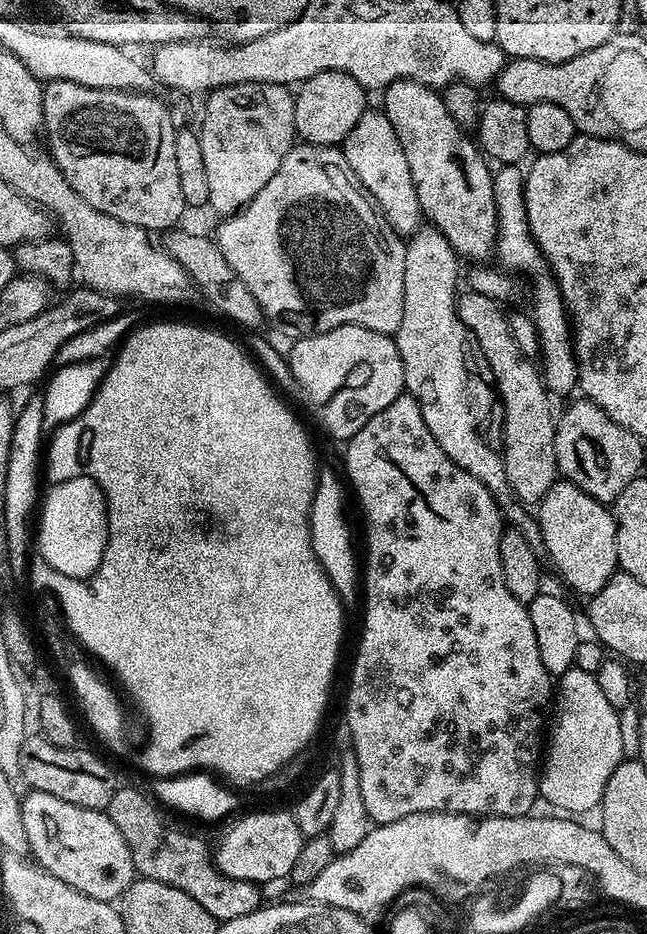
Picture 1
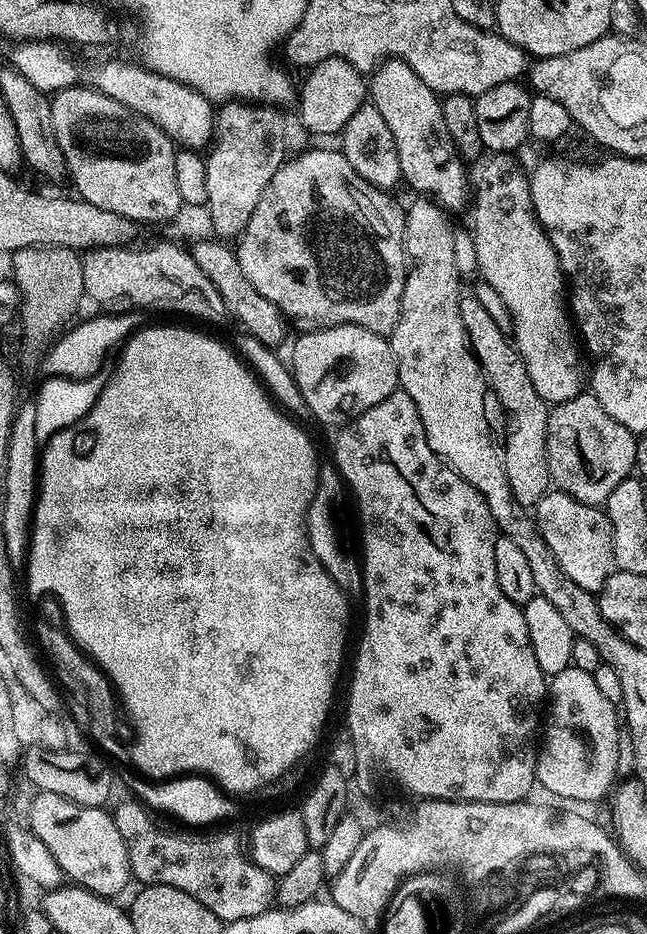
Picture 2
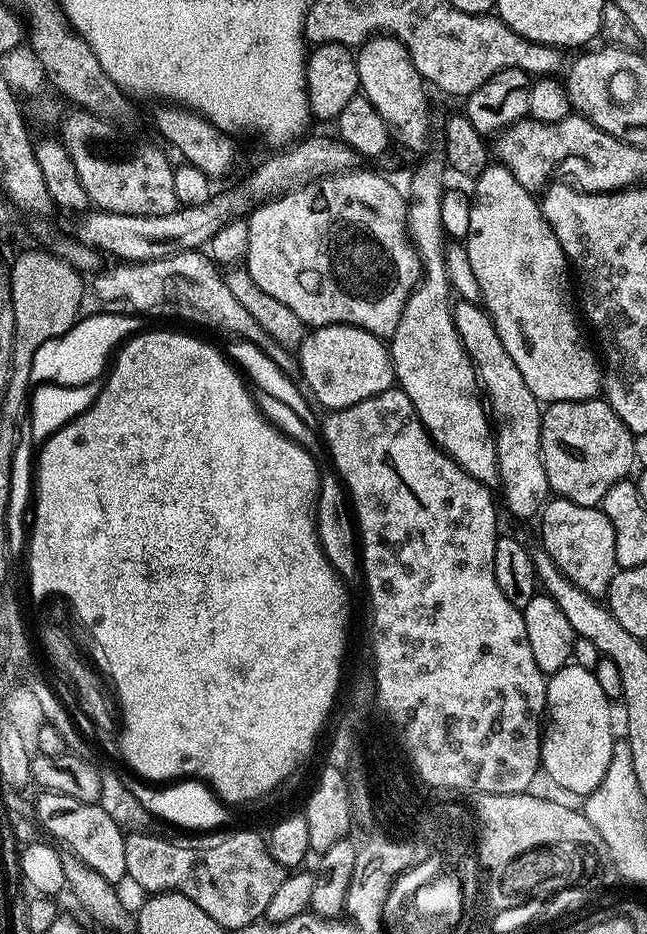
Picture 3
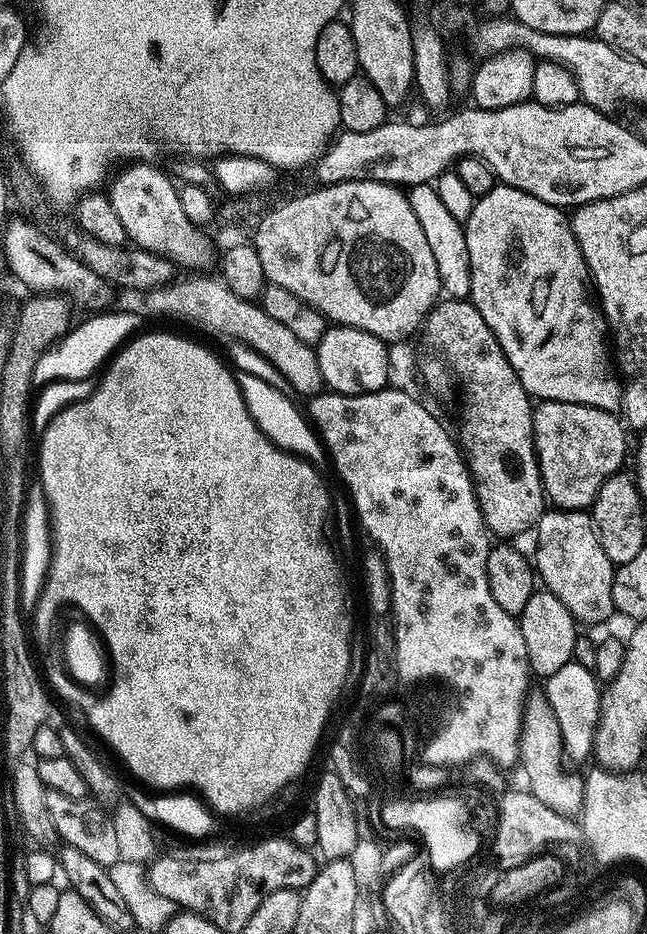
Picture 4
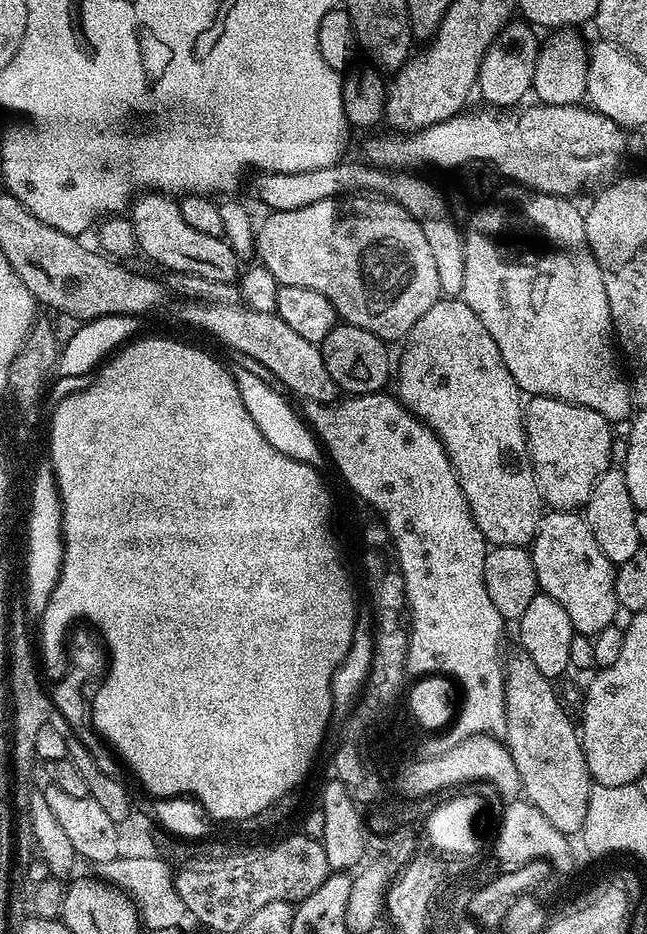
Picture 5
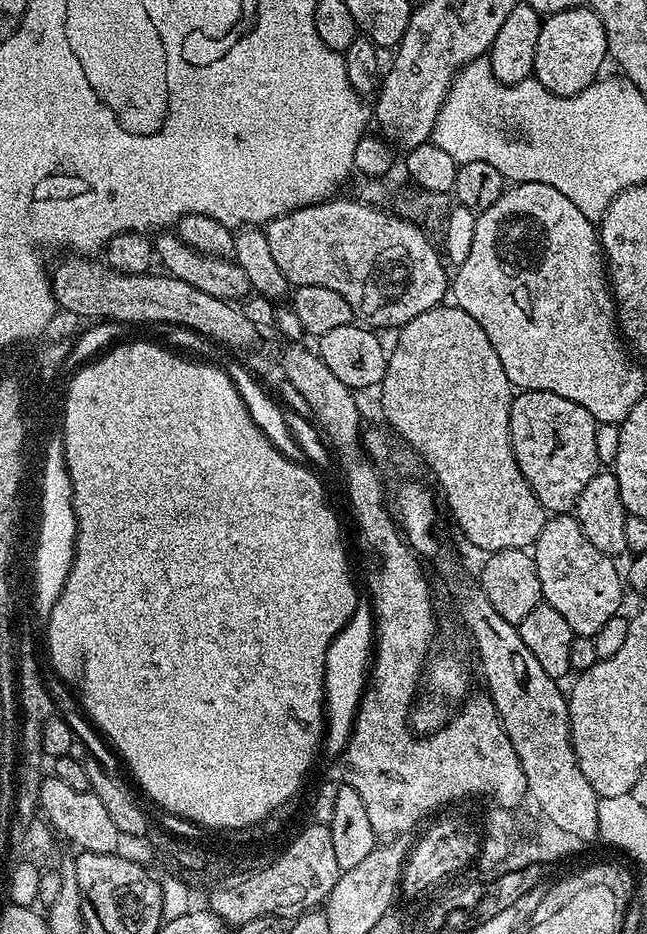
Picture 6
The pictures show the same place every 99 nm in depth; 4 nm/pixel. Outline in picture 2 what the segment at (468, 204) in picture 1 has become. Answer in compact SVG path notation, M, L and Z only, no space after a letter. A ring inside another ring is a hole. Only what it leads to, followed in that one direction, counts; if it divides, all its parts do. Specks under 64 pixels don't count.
M389 58L379 65L371 73L370 76L370 102L378 110L378 114L382 114L382 119L386 122L386 126L390 129L390 134L394 134L394 146L398 146L398 162L400 163L400 175L403 183L409 184L416 191L416 194L423 194L425 197L431 198L445 210L453 210L452 208L460 208L464 203L467 205L470 200L470 188L468 192L468 176L464 173L466 167L465 161L456 155L456 148L452 144L450 133L446 131L446 118L442 118L442 100L441 97L430 86L426 86L426 82L422 82L422 78L418 78L418 74L414 74L414 70L410 70L410 66L404 60Z

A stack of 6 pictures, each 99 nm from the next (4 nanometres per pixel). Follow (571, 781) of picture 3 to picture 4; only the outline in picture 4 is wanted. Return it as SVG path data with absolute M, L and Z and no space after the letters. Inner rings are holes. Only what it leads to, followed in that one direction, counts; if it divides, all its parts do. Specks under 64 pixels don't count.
M573 662L562 666L558 674L547 677L543 684L543 694L550 702L554 718L558 720L565 757L569 761L584 760L587 756L589 759L596 746L596 727L600 721L602 688L596 679L596 673L591 668Z

